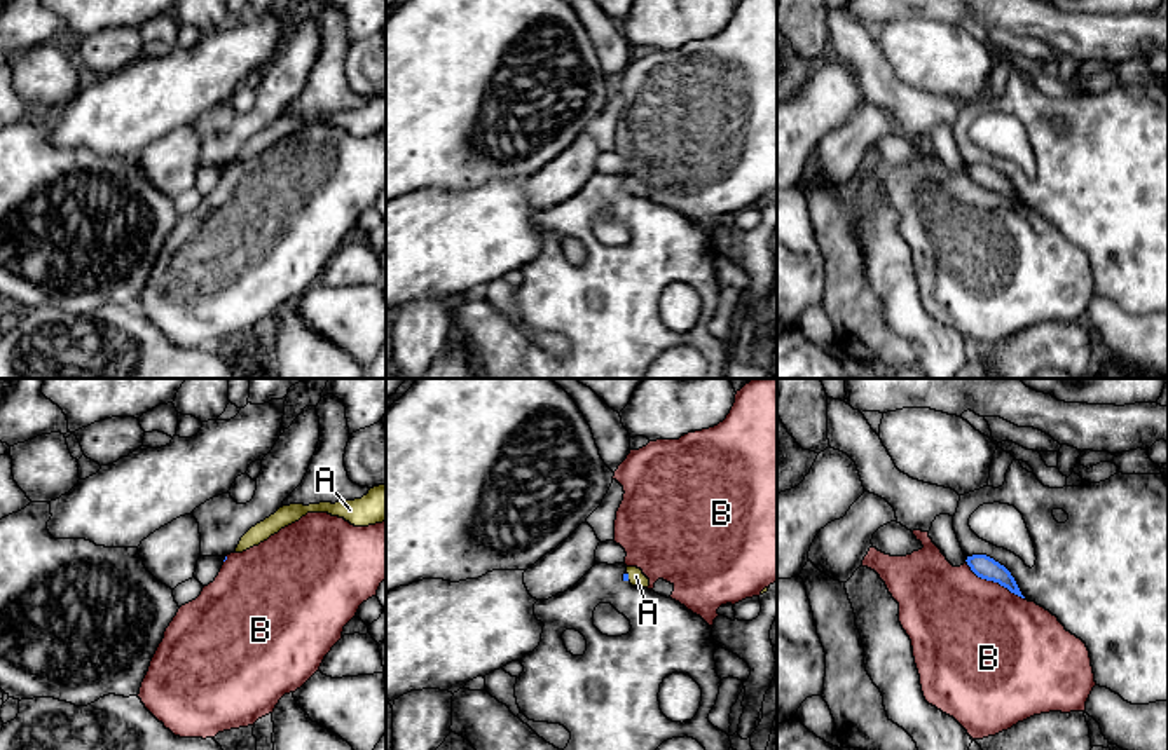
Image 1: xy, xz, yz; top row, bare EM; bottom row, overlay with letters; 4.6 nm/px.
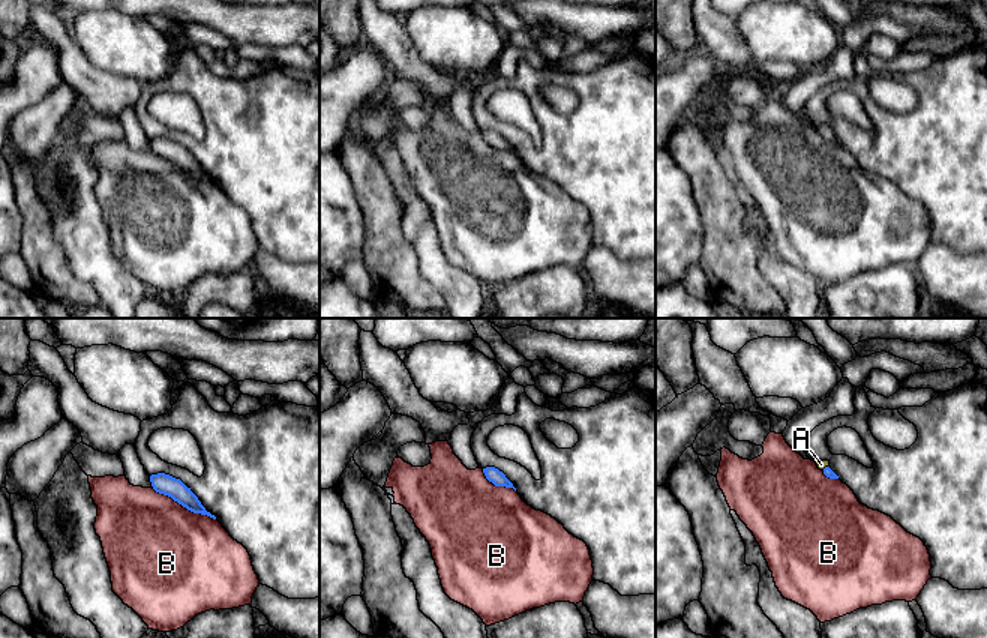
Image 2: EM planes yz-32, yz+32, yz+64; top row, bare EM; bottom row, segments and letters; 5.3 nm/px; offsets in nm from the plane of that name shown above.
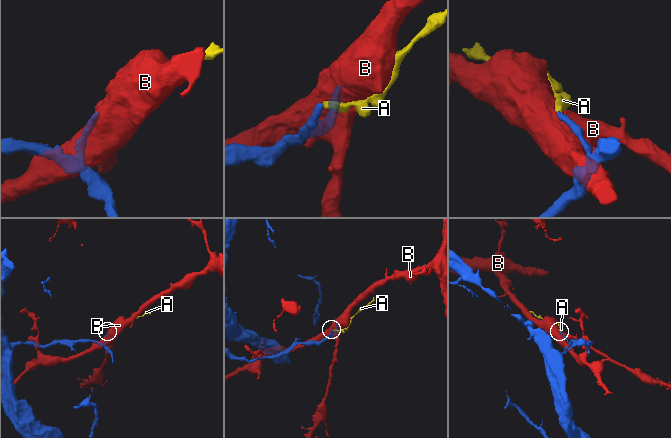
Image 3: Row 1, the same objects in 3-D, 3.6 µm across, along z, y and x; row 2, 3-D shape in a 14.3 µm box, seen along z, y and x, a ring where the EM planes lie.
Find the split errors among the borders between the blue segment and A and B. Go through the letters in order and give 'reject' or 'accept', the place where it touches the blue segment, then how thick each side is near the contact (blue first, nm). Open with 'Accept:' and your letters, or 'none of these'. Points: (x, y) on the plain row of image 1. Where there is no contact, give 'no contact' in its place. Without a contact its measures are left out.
Accept: A
A: accept; contact xz (627, 185); calibres 30 and 70 nm
B: reject; contact yz (994, 190); calibres 110 and 500 nm

